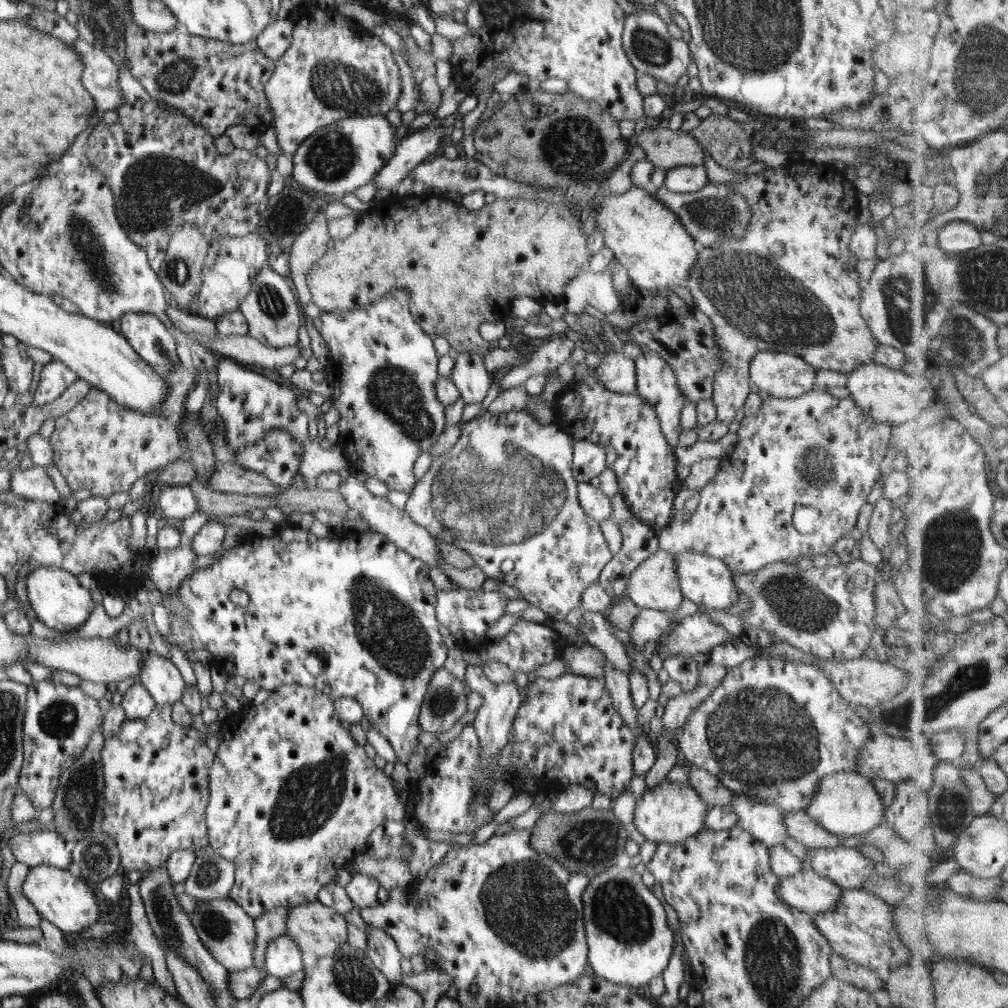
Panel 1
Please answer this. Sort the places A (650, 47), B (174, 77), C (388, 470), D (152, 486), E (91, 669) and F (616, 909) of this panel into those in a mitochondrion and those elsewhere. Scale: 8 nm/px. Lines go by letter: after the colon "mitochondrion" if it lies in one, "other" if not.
A: mitochondrion
B: mitochondrion
C: other
D: other
E: other
F: mitochondrion

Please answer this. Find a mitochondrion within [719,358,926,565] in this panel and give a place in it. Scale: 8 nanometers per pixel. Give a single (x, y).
(815, 466)

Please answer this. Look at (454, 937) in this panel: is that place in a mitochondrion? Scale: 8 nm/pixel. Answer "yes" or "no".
no

